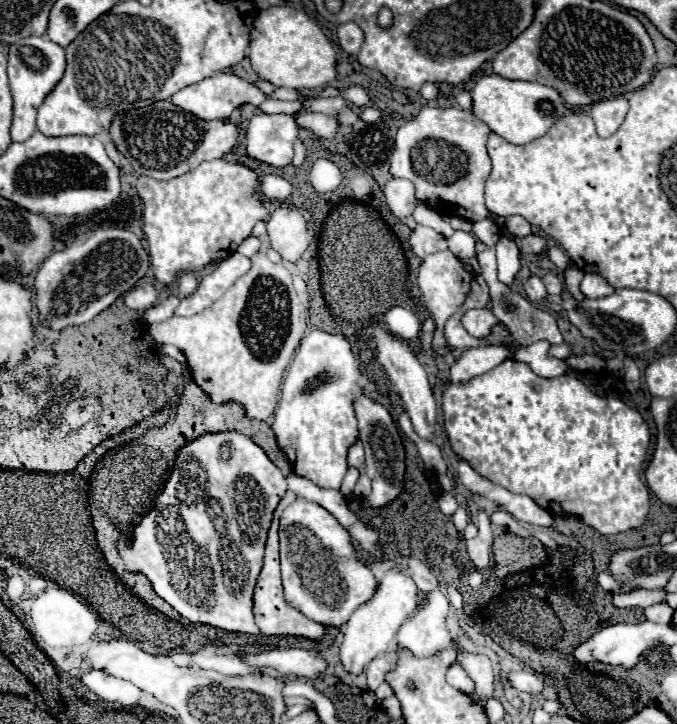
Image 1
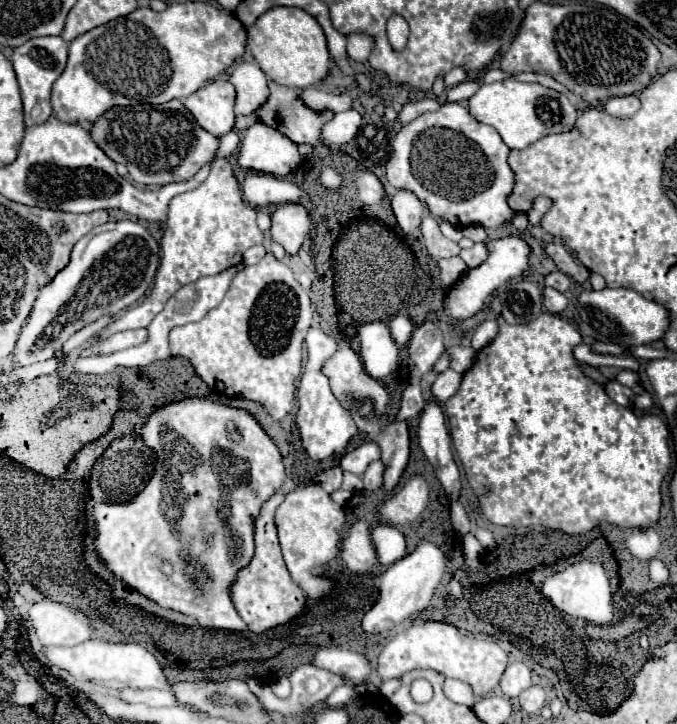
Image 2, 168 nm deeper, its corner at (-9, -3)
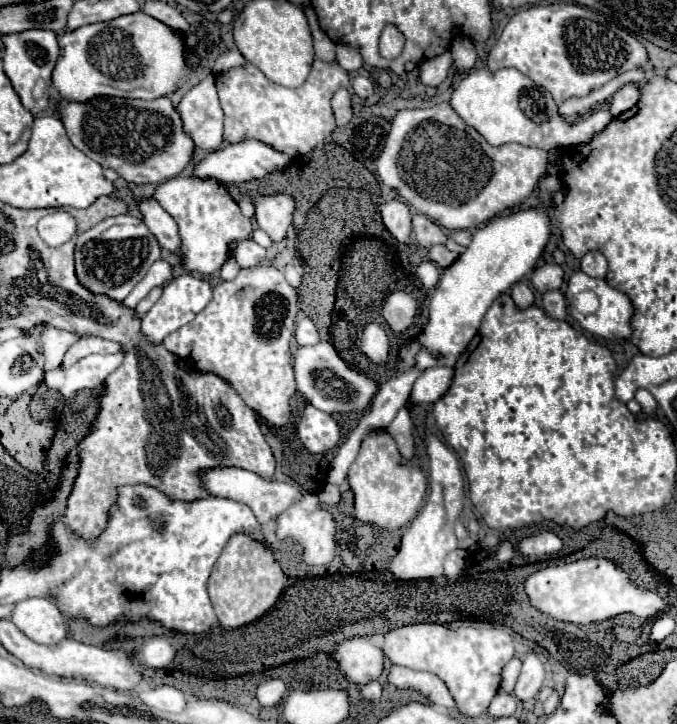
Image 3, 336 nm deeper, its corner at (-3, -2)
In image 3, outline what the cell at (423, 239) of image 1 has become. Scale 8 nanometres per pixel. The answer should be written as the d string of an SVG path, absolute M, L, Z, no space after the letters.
M423 214L413 216L413 232L417 242L425 248L431 248L435 244L445 244L445 232Z

